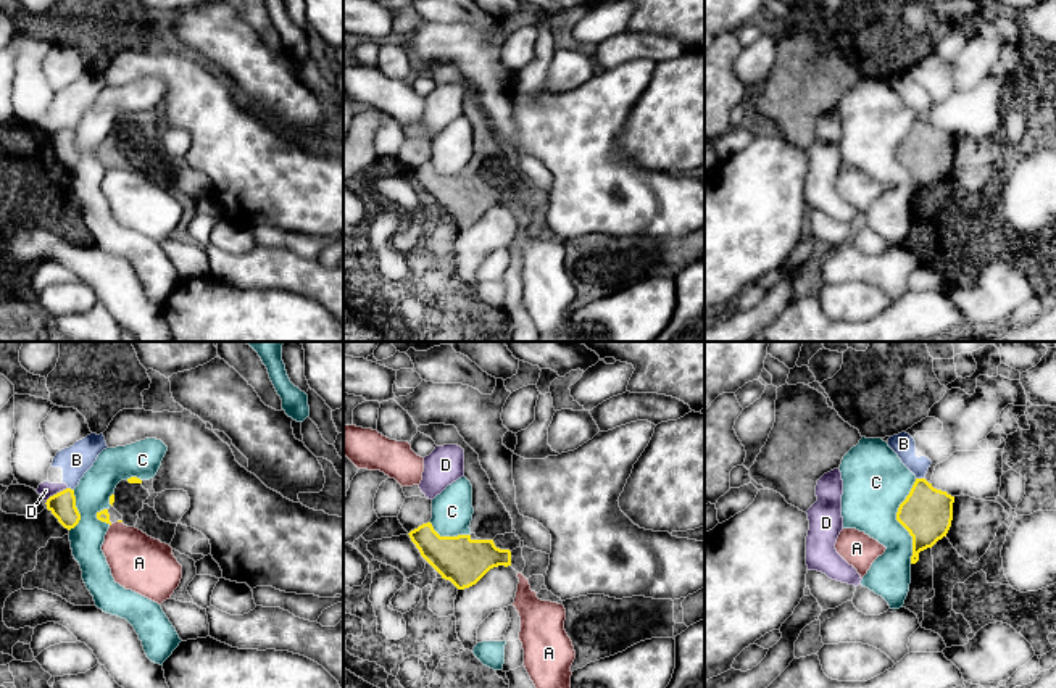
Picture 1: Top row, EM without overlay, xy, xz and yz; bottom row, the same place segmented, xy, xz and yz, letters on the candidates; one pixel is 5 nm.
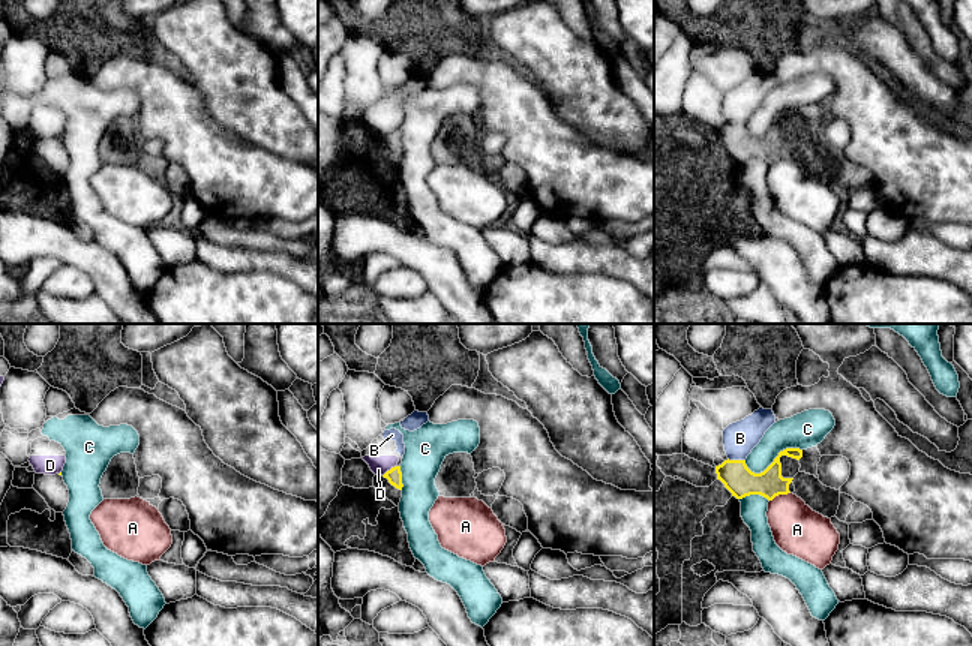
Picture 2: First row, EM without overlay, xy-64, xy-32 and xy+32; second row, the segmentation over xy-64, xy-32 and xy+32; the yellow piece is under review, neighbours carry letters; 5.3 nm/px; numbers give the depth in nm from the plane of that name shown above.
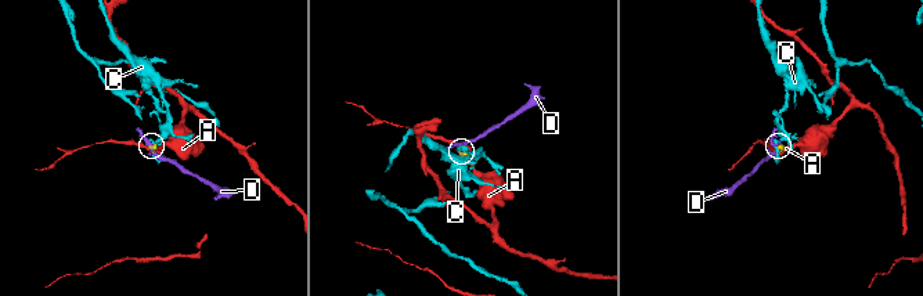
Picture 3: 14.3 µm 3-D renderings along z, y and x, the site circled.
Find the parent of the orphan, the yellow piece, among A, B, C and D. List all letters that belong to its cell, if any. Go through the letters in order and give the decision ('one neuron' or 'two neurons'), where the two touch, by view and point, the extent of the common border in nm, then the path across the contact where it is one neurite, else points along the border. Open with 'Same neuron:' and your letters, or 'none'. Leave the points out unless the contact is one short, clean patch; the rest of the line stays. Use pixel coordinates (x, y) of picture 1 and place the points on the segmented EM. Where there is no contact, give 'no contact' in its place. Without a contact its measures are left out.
Same neuron: none
A: two neurons; contact xy (120, 521); length 30 nm; border xy (118, 521), (121, 522)
B: two neurons; contact yz (919, 479); length 40 nm; border yz (916, 477), (922, 479)
C: two neurons; contact yz (897, 519); length 420 nm
D: two neurons; contact xy (57, 493); length 140 nm; border xy (66, 487), (54, 493), (45, 503)

